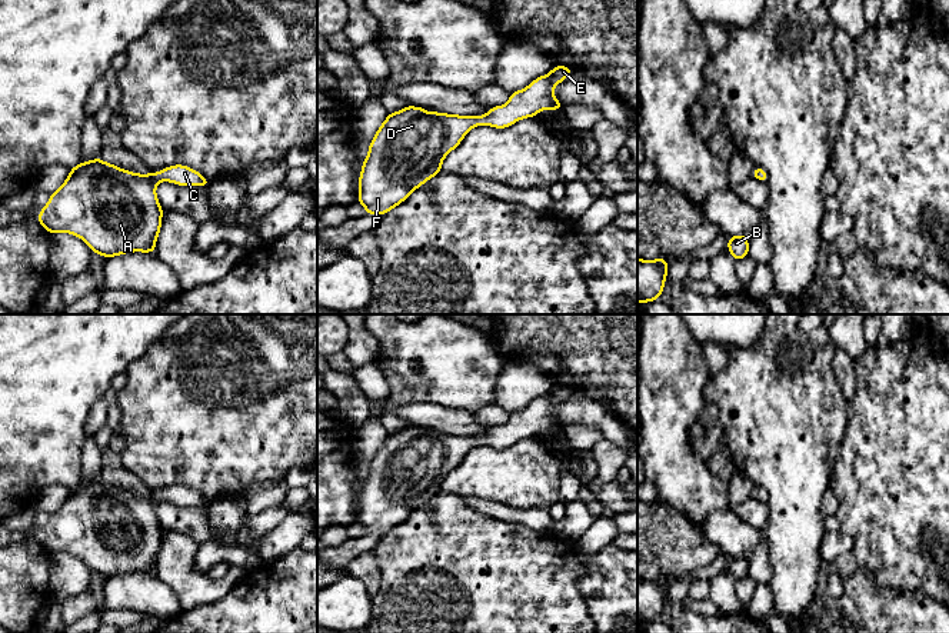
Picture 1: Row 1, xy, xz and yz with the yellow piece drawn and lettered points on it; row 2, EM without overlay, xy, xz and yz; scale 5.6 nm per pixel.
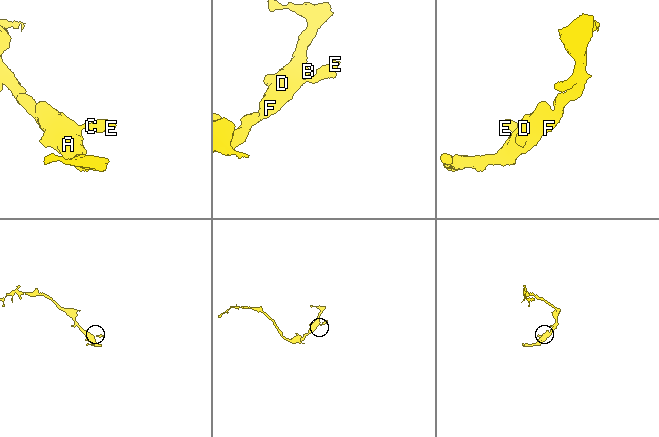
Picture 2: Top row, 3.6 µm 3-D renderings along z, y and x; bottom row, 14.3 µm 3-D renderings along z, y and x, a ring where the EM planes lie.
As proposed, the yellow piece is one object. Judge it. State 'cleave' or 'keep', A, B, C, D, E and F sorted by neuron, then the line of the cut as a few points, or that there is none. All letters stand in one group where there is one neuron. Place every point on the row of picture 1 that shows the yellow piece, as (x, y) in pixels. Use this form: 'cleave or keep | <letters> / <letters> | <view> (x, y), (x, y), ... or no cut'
keep | A B C D E F | no cut

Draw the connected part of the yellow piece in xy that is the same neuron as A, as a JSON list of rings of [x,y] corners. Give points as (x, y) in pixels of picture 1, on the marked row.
[[[97,157],[70,169],[37,221],[50,234],[66,231],[80,237],[106,259],[133,251],[154,253],[163,217],[156,186],[163,180],[182,187],[210,186],[197,170],[183,164],[137,174]]]

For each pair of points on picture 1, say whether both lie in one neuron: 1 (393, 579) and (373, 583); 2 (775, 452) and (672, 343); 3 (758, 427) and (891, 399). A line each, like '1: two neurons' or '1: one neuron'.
1: two neurons
2: two neurons
3: two neurons

